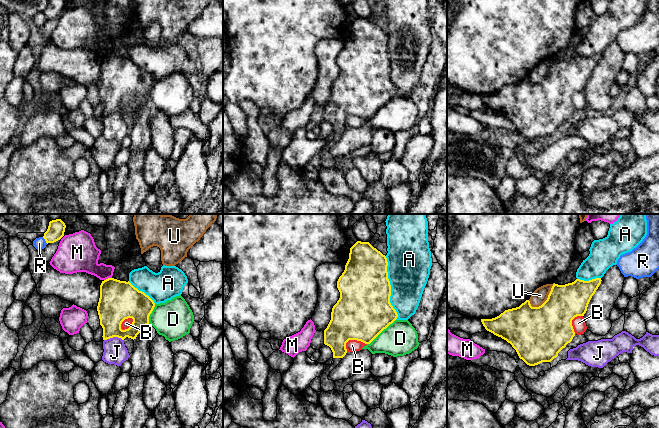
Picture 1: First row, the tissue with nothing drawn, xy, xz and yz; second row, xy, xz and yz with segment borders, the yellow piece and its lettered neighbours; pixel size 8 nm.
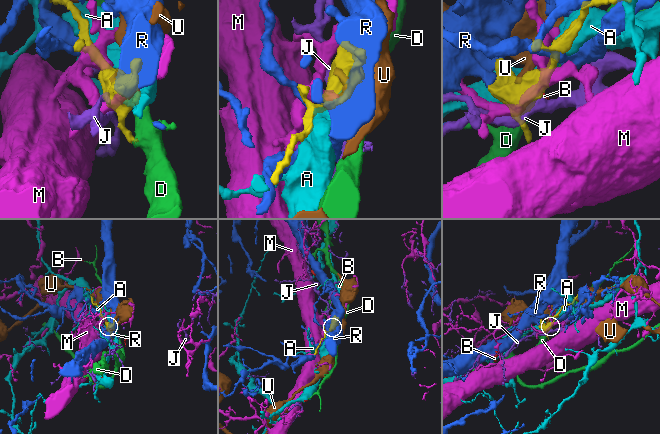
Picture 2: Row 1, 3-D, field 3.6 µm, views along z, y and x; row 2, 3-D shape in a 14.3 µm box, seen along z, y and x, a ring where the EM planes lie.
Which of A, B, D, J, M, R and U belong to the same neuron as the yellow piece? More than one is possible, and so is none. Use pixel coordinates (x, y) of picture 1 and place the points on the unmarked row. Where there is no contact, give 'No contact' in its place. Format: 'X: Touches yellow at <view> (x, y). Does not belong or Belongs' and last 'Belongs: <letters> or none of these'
A: Touches yellow at xz (390, 64). Does not belong
B: Touches yellow at xy (129, 103). Does not belong
D: Touches yellow at xz (381, 107). Does not belong
J: Touches yellow at xy (113, 112). Does not belong
M: Touches yellow at xy (108, 54). Does not belong
R: Touches yellow at xy (45, 16). Does not belong
U: Touches yellow at yz (547, 75). Does not belong
Belongs: none of these

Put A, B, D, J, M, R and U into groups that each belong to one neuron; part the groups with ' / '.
A / B D / J / M / R / U

